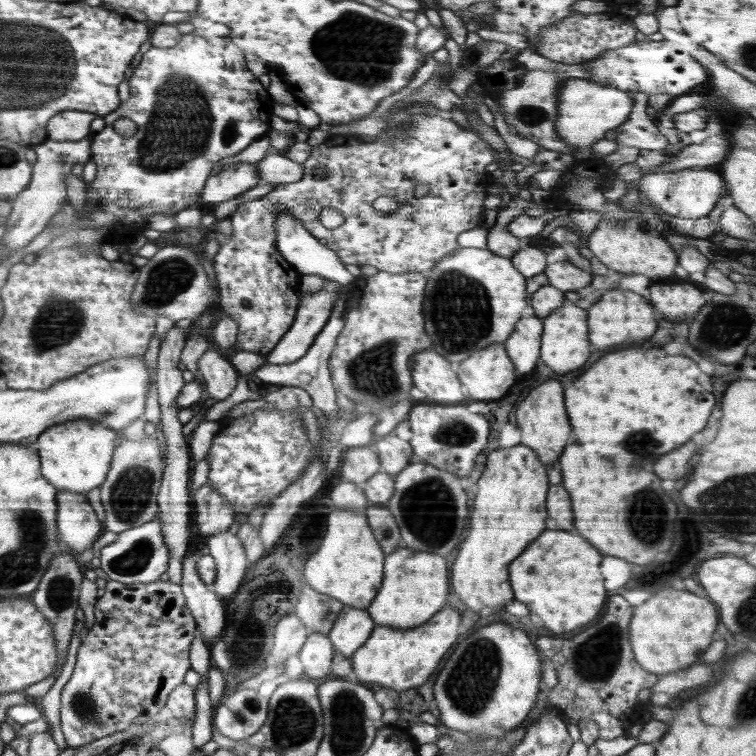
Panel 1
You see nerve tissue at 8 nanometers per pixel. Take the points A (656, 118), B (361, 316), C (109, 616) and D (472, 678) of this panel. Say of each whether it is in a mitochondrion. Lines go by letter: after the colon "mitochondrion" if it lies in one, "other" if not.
A: other
B: other
C: other
D: mitochondrion

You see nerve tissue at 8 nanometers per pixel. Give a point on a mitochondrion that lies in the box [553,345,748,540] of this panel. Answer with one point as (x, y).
(639, 445)

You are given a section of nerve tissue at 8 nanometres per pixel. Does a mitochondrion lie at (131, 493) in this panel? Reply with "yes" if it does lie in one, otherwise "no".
yes

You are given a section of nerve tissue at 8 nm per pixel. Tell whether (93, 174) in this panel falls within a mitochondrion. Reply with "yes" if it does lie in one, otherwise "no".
no

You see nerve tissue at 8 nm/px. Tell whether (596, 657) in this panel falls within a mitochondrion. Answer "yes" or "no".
yes

